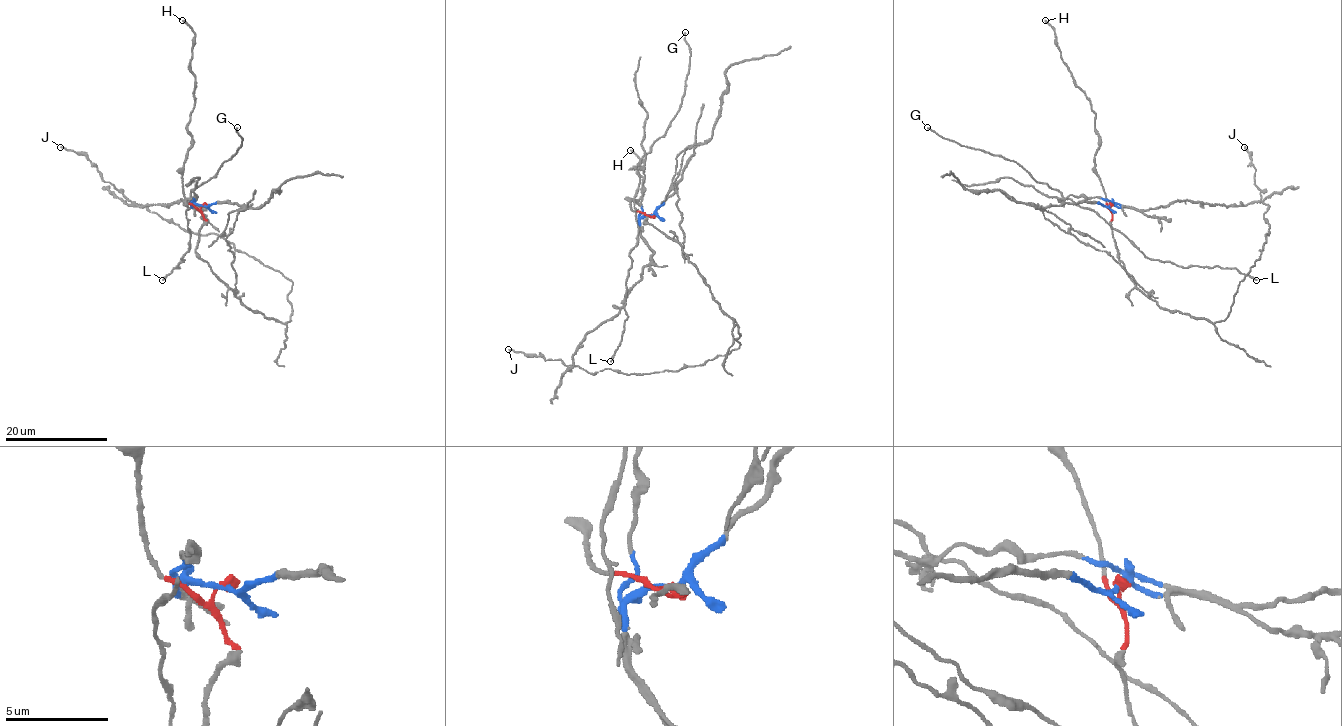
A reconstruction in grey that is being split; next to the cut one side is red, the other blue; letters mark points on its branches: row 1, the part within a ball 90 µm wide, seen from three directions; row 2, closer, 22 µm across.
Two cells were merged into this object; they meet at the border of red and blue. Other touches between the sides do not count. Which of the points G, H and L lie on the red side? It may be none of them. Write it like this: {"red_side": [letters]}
{"red_side": ["H"]}

